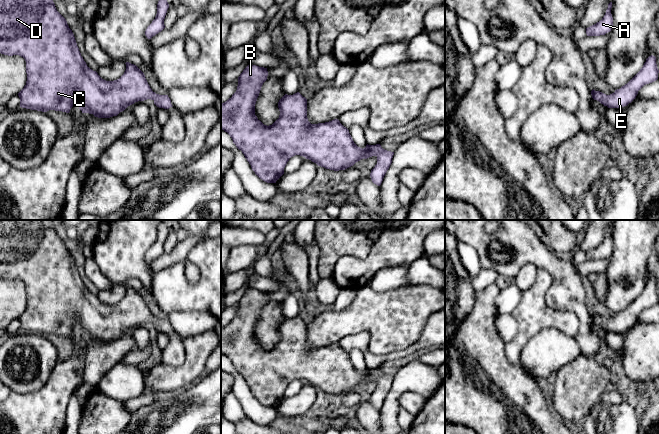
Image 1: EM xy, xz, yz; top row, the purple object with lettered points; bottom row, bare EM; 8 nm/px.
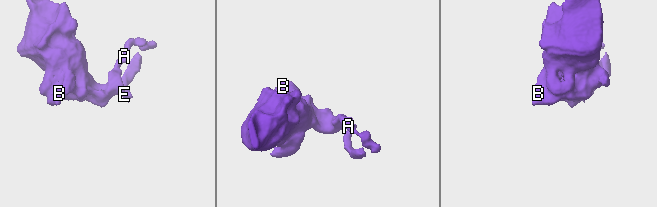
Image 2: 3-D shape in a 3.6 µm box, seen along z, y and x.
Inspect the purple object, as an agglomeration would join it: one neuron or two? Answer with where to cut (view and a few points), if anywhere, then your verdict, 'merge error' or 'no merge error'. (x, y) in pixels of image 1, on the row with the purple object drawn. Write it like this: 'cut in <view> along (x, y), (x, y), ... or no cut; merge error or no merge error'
no cut; no merge error

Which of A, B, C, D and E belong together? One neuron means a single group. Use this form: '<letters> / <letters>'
A B C D E

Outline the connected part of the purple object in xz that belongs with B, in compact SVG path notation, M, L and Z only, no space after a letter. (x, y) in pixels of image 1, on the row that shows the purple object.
M249 64L238 77L236 92L221 103L221 129L230 135L260 179L267 183L276 183L284 174L289 159L295 155L334 171L345 170L361 159L376 156L377 164L371 170L370 177L374 184L381 185L392 163L394 152L383 149L380 144L367 144L363 149L358 147L349 130L338 119L311 124L307 118L307 99L299 92L285 94L278 102L279 118L272 125L264 125L255 115L255 104L267 76L267 68Z

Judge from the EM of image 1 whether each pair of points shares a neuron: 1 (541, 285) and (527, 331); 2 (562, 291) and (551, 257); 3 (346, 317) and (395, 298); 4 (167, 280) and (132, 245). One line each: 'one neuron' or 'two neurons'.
1: one neuron
2: one neuron
3: one neuron
4: two neurons

